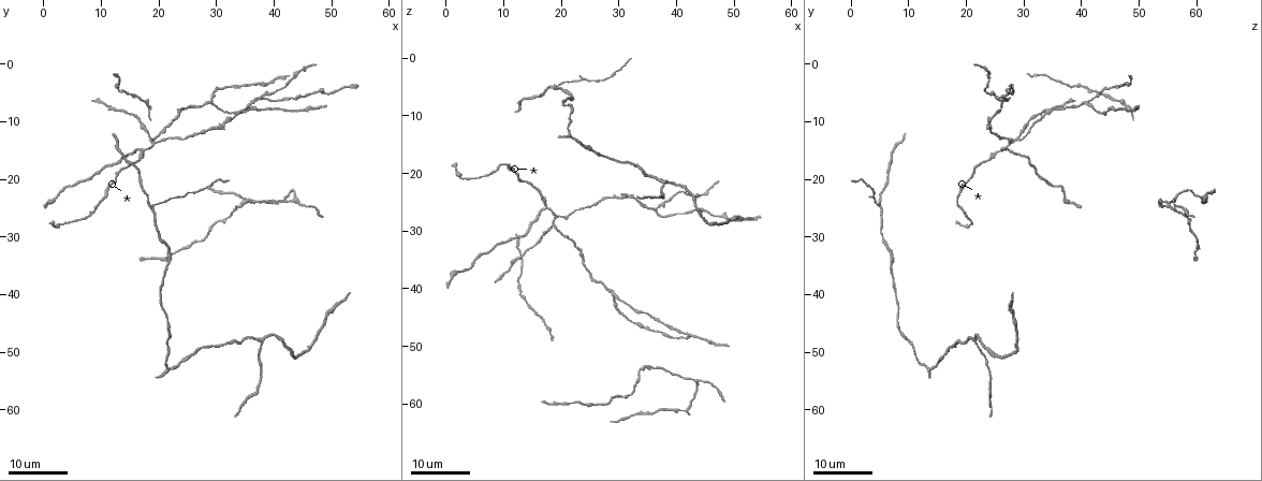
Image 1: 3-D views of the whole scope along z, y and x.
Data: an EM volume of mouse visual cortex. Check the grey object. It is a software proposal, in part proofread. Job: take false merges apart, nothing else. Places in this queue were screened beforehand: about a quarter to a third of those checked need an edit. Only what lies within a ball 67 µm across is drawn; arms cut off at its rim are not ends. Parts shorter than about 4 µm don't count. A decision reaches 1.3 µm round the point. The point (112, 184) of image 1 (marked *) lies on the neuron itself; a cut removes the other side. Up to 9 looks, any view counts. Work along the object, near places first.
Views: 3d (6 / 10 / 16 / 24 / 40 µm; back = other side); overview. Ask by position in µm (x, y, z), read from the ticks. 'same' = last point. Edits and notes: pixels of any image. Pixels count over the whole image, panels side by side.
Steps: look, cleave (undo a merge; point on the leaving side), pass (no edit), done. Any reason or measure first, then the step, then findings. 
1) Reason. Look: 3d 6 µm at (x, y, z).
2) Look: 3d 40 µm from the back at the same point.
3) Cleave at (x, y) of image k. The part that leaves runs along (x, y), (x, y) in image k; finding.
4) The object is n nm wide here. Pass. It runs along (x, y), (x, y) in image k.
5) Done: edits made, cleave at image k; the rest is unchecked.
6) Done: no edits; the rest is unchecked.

Side arm on a straight run. Look: 3d 16 µm at (19.0, 25.0, 5.5).

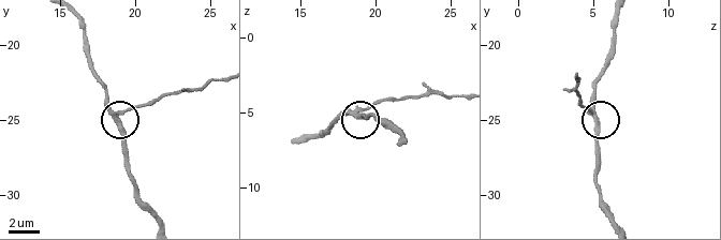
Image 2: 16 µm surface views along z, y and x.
Look: 3d 6 µm at (19.0, 24.8, 5.2).

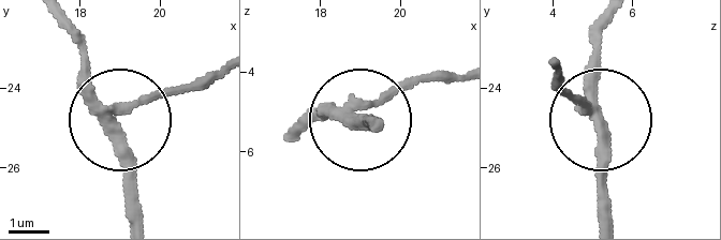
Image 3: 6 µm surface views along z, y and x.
Cleave at (172, 88) of image 3. The part that leaves runs along (116, 110), (215, 84) in image 3; a second neuron is stuck on.

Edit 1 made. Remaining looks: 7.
Look: overview.

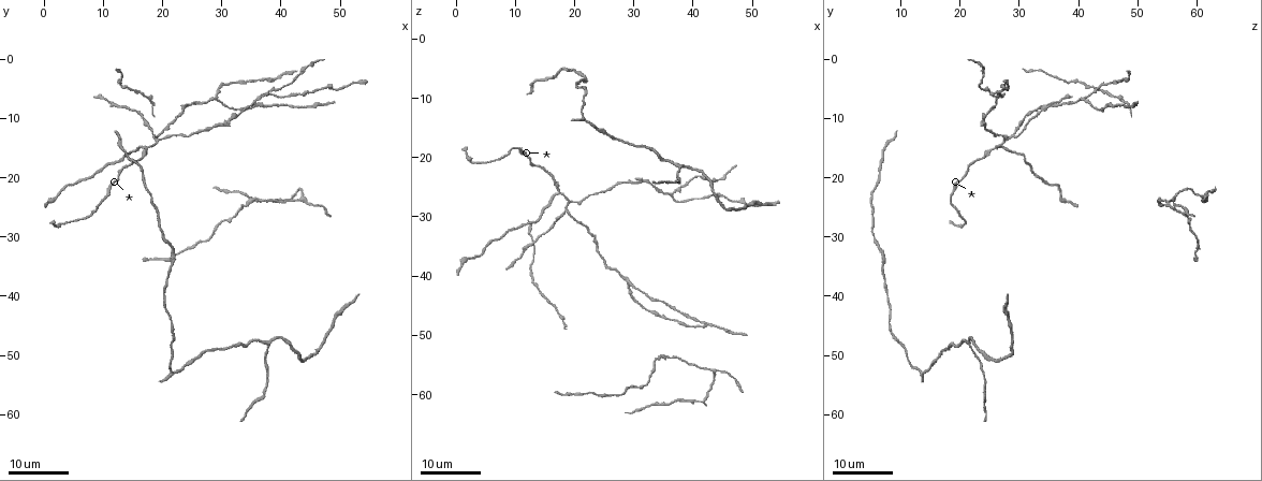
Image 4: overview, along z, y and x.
Three-way junction. Look: 3d 16 µm at (29.0, 7.0, 41.5).

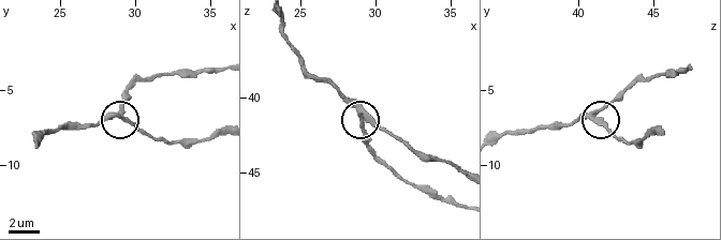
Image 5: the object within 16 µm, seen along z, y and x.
Zoom in. Look: 3d 6 µm at (29.0, 6.6, 41.0).

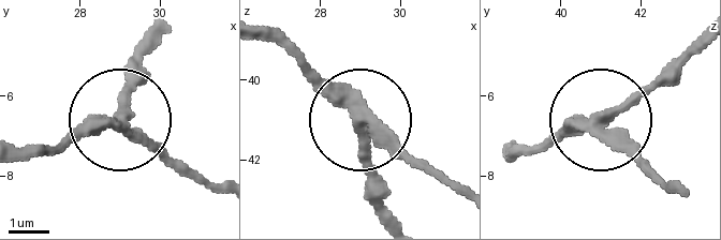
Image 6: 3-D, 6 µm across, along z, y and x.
Pass. It runs along (19, 163), (118, 125), (132, 54) in image 6; one neuron here.

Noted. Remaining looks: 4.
Three-way junction. Look: 3d 16 µm at (36.5, 6.5, 26.0).

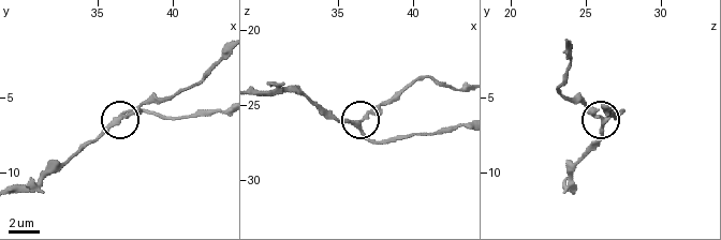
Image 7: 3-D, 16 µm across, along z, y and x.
Look: 3d 6 µm at (36.4, 6.4, 26.4).

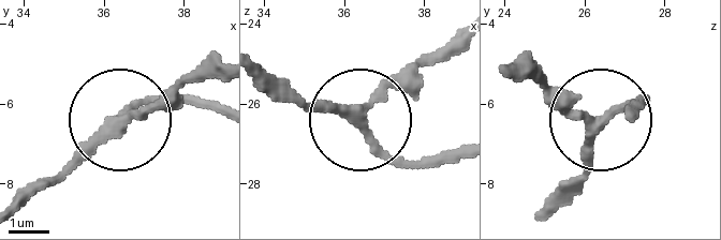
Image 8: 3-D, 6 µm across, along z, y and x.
The object is 250 nm wide here. Pass. It runs along (20, 211), (191, 72) in image 8; all the same neuron.

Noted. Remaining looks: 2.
Three arms meet. Look: 3d 16 µm at (38.0, 48.0, 21.5).

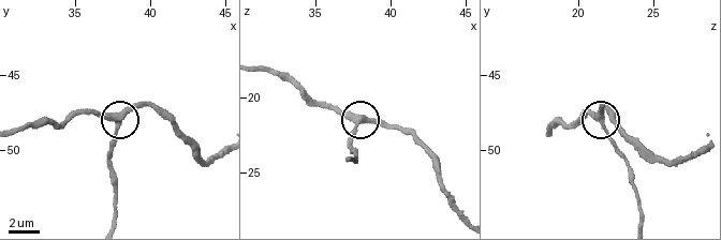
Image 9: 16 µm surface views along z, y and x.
Look: 3d 6 µm at (37.8, 48.0, 21.8).

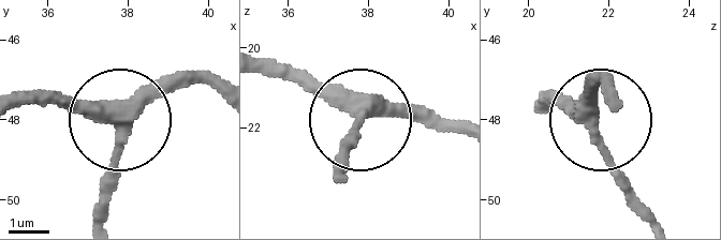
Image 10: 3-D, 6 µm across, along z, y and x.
The object is 350 nm wide here. Pass. It runs along (266, 57), (307, 70), (358, 118), (348, 176) in image 10; all the same neuron.

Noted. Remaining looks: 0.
Done: edits made, cleave at image 3; the rest is unchecked.

